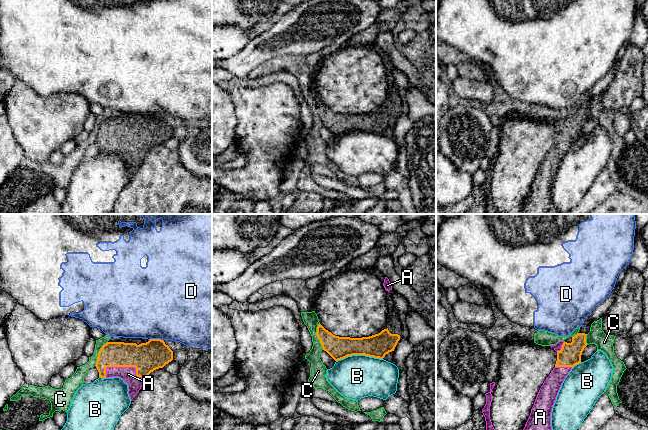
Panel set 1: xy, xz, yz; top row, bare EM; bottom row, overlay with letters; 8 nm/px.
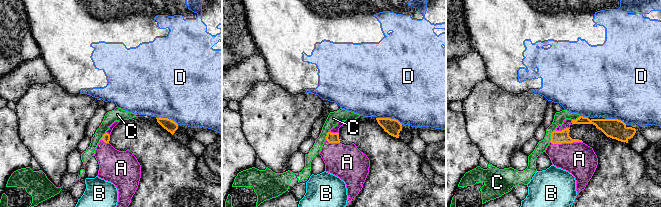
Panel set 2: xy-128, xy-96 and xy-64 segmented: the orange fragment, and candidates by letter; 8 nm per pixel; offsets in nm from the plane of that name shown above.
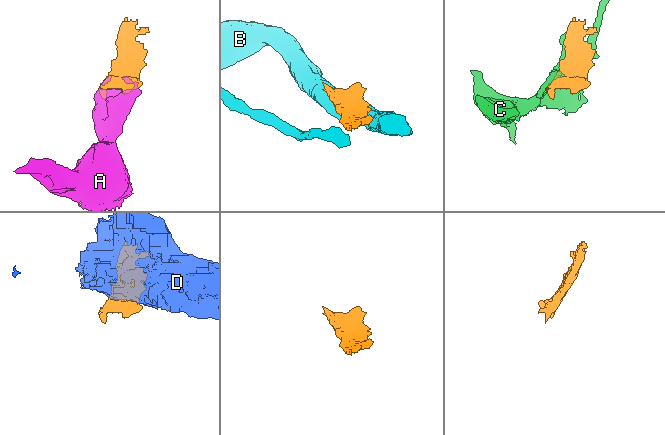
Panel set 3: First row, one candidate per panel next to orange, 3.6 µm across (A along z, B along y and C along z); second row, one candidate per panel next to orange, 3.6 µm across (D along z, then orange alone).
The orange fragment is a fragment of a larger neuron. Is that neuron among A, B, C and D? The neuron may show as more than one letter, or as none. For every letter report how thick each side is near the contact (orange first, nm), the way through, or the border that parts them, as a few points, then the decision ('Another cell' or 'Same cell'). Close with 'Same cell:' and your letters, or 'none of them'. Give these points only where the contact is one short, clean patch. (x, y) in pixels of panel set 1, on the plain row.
A: Thickness 240 nm (orange) against 120 nm. Same cell
B: Thickness 190 nm (orange) against 340 nm. Another cell
C: Thickness 180 nm (orange) against 120 nm. Another cell
D: Thickness 240 nm (orange) against 500 nm. Another cell
Same cell: A

